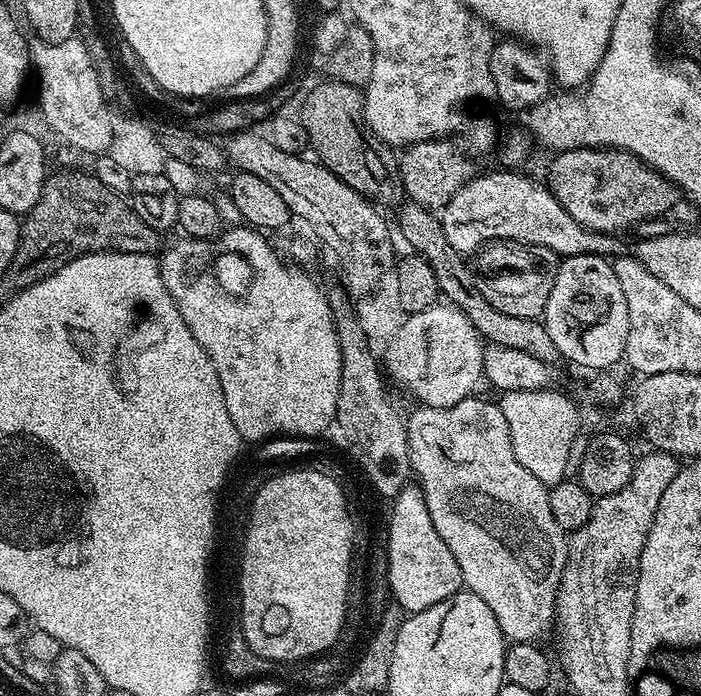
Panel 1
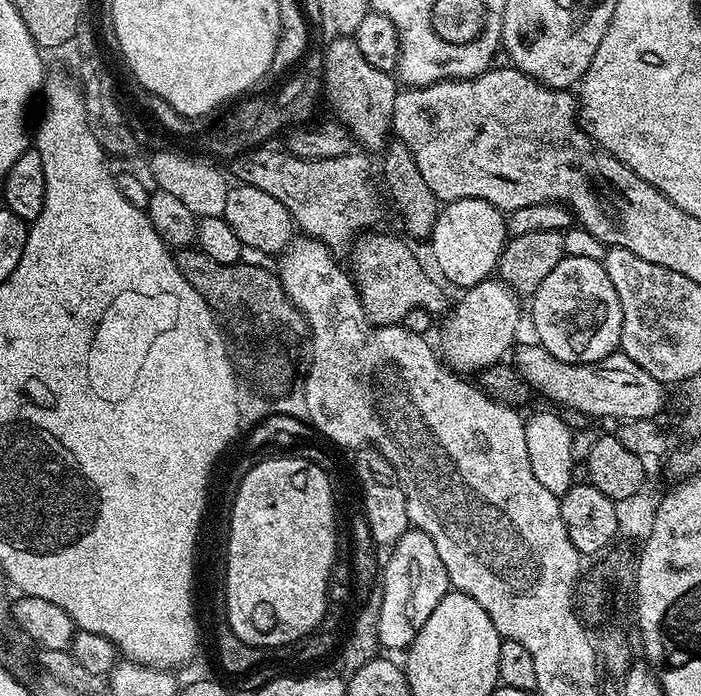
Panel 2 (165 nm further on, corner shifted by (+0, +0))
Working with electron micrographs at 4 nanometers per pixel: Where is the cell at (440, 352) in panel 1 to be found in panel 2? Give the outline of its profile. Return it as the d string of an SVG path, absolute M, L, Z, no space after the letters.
M499 278L478 282L461 296L464 297L457 304L455 301L454 307L443 317L438 355L457 374L479 374L492 364L501 363L504 355L513 351L517 343L516 331L520 328L521 301L517 293Z

